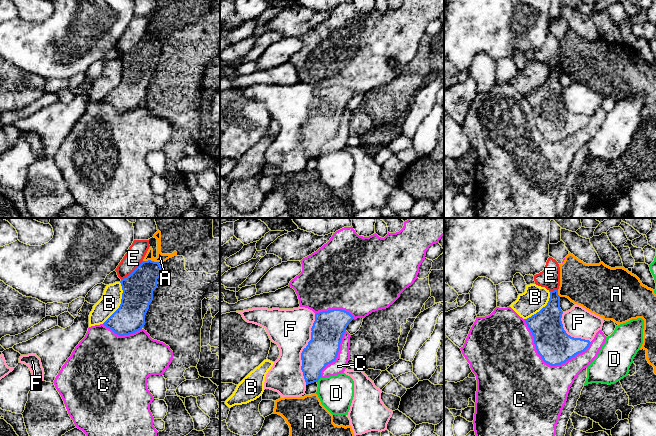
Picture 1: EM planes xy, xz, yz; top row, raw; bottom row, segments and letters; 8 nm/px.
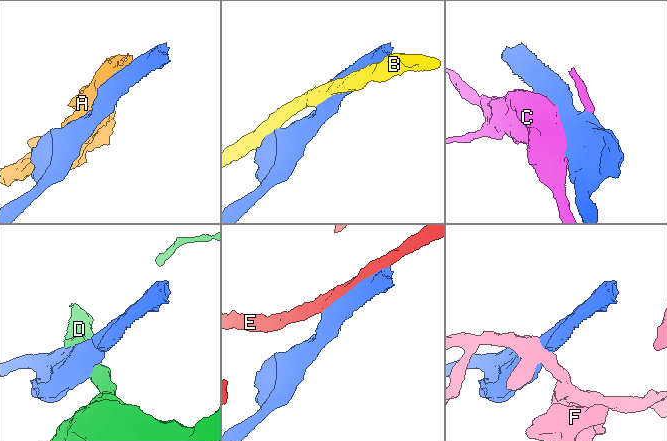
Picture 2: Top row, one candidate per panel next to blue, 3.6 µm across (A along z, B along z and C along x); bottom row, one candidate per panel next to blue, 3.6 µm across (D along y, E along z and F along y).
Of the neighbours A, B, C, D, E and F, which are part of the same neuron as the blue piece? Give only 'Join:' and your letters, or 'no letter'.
Join: no letter

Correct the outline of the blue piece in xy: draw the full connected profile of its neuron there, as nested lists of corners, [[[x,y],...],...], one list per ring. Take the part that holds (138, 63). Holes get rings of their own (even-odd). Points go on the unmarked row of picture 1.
[[[142,37],[129,52],[120,57],[123,66],[121,80],[103,101],[119,112],[141,106],[160,52],[159,38]]]

